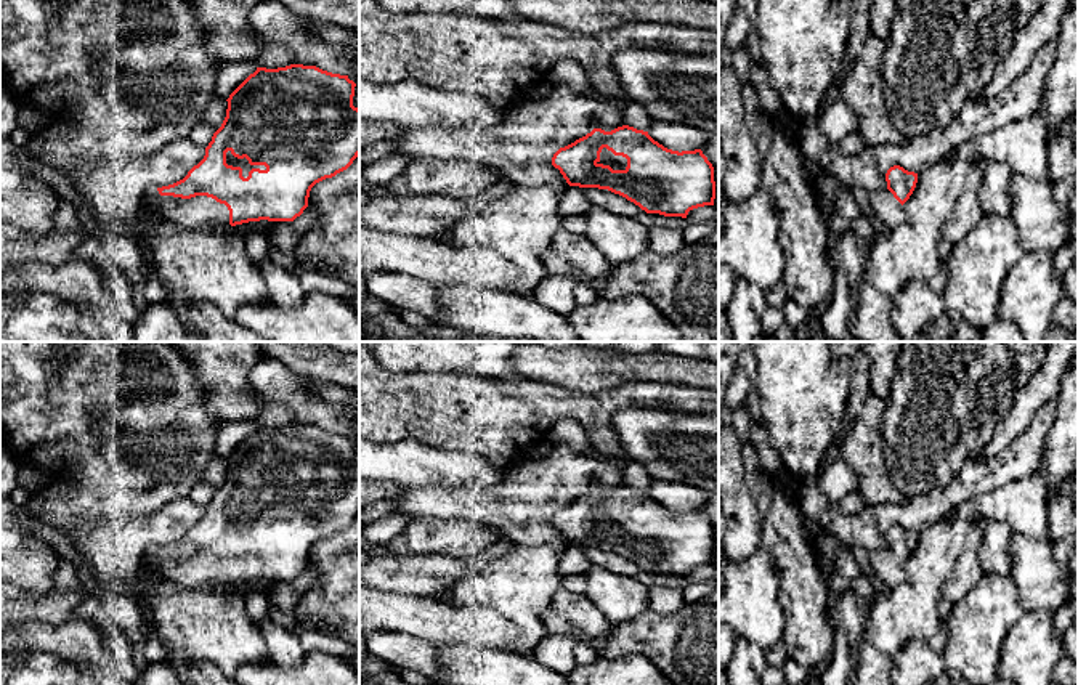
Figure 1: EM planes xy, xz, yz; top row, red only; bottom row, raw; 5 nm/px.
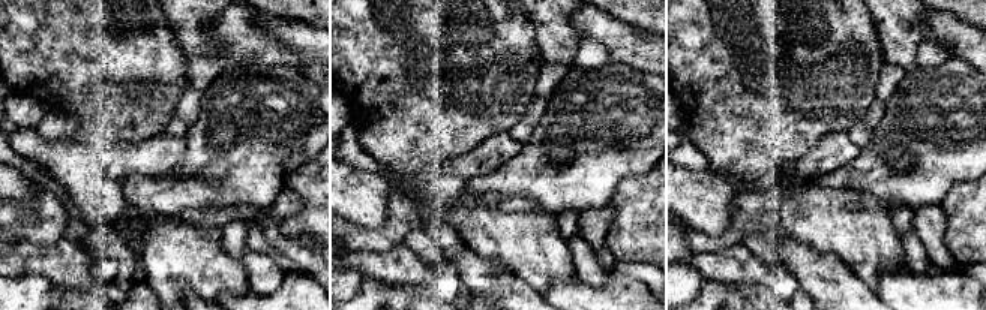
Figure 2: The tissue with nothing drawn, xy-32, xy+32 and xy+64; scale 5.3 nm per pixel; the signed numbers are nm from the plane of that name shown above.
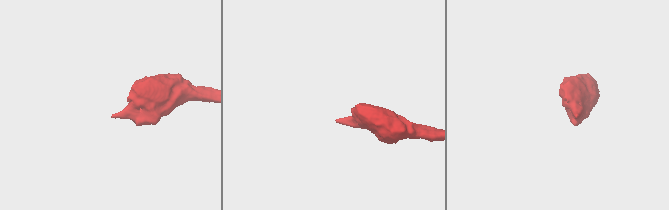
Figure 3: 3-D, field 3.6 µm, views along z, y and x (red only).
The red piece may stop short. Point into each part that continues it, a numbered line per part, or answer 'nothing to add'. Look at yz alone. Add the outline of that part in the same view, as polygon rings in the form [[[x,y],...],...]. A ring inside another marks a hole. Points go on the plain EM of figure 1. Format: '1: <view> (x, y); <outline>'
1: yz (883, 562); [[[887,547],[869,552],[869,566],[874,574],[882,579],[887,589],[902,584],[906,578],[903,565]]]

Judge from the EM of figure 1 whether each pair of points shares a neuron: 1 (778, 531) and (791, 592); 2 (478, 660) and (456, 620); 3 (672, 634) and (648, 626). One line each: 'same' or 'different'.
1: same
2: different
3: same

